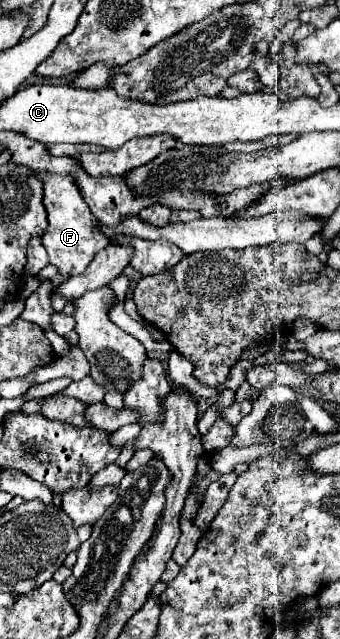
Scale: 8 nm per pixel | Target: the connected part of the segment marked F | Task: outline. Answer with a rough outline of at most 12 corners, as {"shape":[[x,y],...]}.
{"shape":[[39,173],[49,219],[41,239],[63,277],[109,239],[73,175]]}

